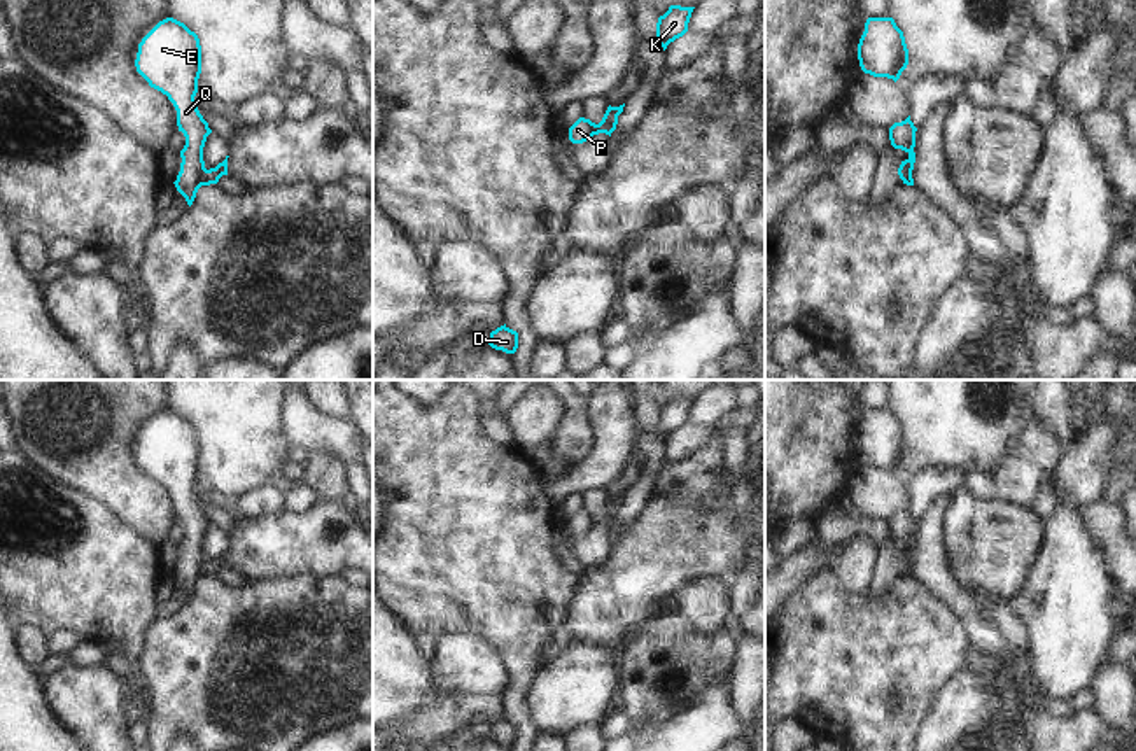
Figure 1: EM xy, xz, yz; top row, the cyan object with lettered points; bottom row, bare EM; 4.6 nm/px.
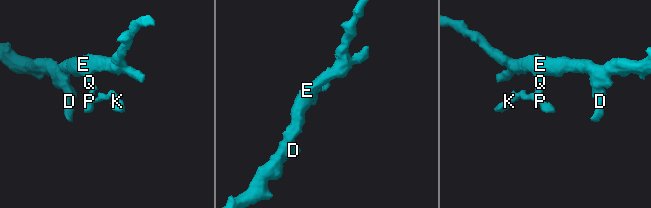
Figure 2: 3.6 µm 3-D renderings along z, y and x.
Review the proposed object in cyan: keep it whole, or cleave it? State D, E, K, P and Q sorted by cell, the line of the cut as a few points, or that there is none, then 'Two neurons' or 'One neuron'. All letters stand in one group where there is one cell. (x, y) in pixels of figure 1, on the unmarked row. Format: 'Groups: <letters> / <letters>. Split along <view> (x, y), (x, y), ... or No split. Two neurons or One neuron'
Groups: D E P Q / K. Split along xy (205, 561), (202, 576). Two neurons

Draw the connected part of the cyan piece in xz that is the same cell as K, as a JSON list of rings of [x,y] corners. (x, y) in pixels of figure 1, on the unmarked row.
[[[670,397],[669,403],[658,410],[656,434],[667,441],[670,434],[688,424],[688,415],[695,399]]]

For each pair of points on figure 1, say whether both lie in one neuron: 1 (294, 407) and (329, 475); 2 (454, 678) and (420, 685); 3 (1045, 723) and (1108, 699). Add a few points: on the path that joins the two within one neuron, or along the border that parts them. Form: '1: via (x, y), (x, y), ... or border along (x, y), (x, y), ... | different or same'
1: border along (310, 452), (333, 452), (347, 464) | different
2: border along (431, 660), (434, 666), (434, 685), (441, 692) | different
3: border along (1094, 708), (1117, 727) | different

